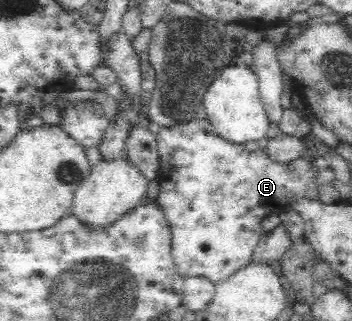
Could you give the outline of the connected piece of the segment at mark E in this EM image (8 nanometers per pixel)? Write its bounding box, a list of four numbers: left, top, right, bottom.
[155,118,318,285]

